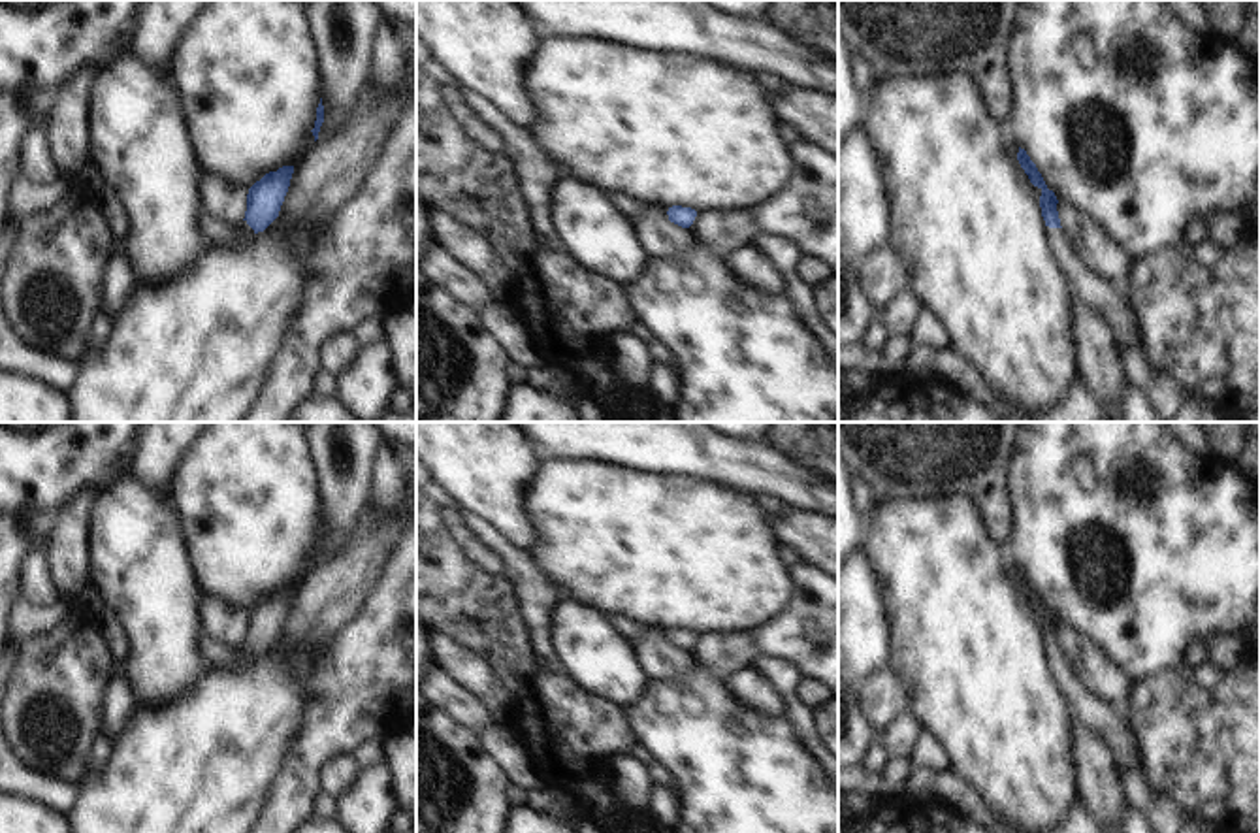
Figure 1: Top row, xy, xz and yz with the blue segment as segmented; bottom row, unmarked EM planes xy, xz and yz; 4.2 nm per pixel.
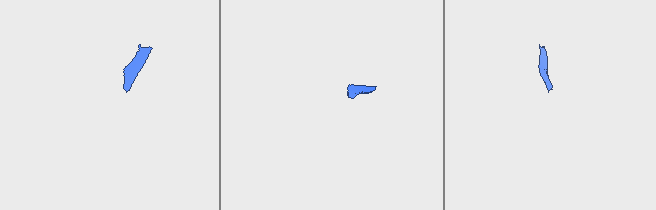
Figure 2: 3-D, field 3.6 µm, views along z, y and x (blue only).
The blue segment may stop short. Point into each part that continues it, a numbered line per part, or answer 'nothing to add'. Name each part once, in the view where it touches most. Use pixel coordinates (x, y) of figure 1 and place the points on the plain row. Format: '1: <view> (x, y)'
1: yz (1114, 724)

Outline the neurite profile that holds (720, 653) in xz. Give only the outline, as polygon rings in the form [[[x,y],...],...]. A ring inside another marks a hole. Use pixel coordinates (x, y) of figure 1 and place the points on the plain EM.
[[[704,631],[697,635],[689,654],[708,675],[725,680],[731,673],[751,665],[759,650],[750,631]]]

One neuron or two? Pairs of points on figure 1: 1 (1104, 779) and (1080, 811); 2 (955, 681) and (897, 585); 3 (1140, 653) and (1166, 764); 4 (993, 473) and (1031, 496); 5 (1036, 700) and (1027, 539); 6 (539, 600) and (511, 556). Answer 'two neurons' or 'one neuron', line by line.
1: two neurons
2: one neuron
3: two neurons
4: two neurons
5: two neurons
6: one neuron

